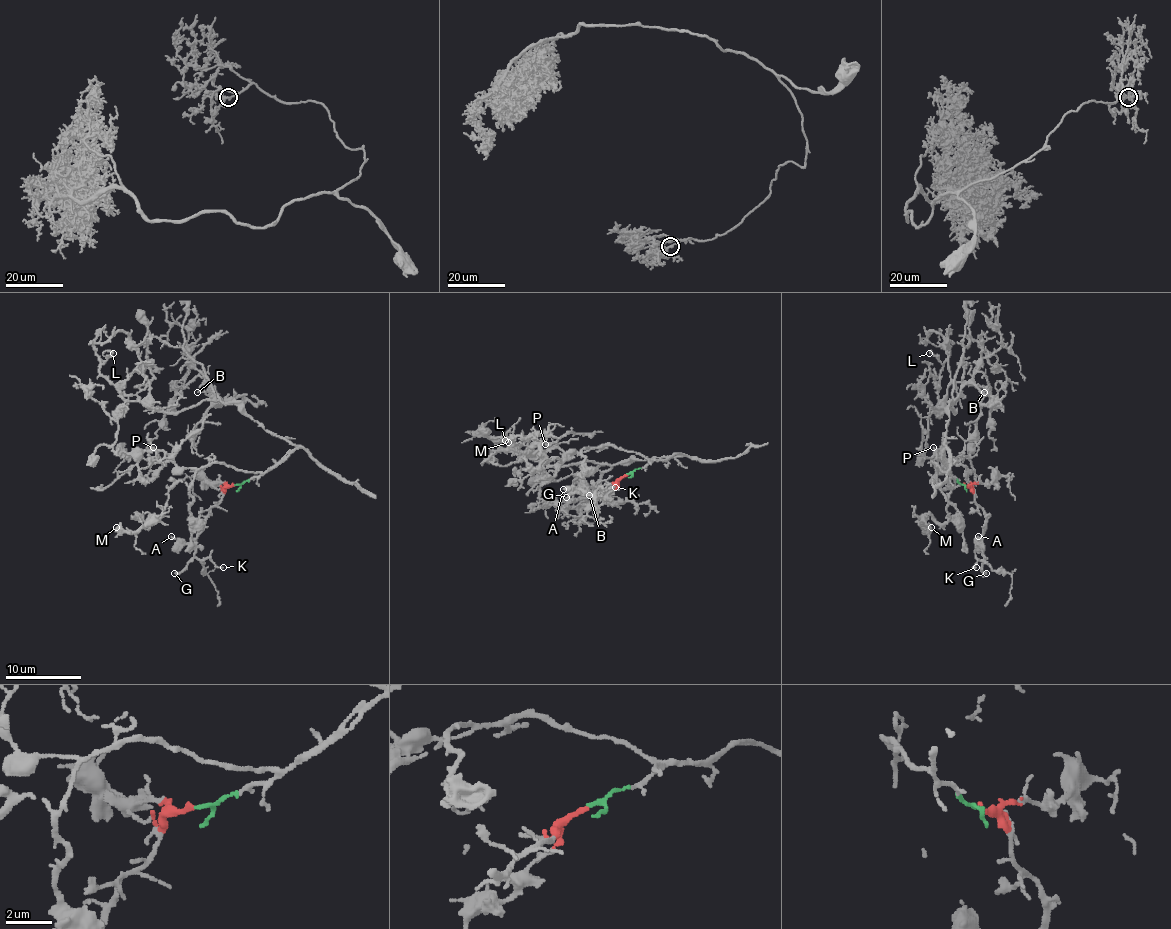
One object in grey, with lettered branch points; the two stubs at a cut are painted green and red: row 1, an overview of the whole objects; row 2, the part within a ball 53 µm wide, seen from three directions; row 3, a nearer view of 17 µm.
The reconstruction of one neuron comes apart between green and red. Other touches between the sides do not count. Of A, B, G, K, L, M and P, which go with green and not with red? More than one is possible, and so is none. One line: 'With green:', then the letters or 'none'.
With green: B, L, M, P

